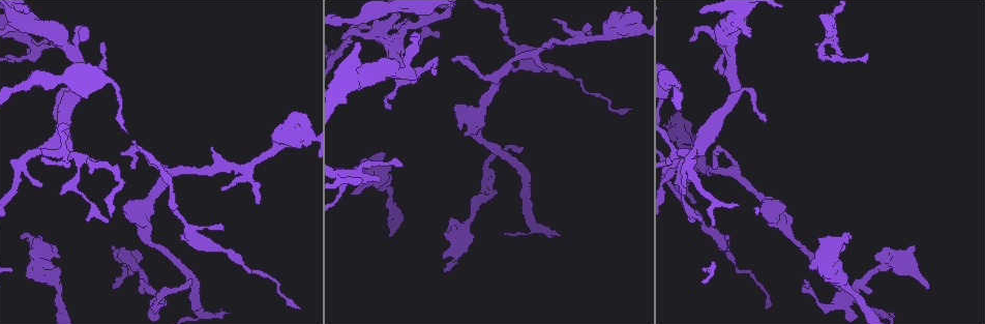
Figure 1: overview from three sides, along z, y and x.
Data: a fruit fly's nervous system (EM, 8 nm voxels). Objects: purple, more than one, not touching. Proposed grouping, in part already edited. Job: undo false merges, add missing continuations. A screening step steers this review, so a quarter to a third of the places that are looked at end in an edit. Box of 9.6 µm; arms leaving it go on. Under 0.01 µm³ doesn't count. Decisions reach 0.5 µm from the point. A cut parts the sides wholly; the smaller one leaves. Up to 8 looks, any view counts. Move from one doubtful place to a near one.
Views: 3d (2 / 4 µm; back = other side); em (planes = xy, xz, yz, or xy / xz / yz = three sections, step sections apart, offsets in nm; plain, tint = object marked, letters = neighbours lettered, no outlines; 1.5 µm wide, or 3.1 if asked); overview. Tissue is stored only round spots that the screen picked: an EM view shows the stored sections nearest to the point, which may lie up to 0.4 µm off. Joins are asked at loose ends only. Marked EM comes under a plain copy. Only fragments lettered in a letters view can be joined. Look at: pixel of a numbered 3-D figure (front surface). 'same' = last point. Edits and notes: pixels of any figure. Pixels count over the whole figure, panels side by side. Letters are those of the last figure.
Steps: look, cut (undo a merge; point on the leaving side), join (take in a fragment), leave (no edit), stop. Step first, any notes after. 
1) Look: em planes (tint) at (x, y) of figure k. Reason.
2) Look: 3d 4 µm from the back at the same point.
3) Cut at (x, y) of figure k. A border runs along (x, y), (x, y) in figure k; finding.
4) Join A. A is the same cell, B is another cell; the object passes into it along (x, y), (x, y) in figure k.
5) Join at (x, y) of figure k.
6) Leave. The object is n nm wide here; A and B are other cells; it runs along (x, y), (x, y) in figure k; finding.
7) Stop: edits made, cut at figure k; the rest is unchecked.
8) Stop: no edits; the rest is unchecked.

Look: 3d 2 µm at (849, 236) of figure 1. An open end.

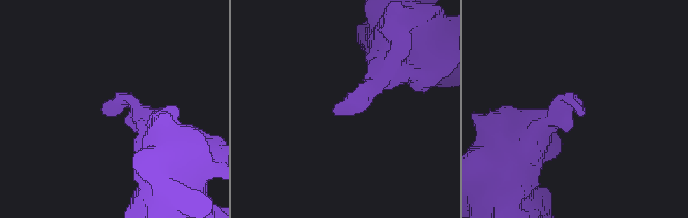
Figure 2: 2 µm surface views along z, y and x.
Look: em planes (letters) at (582, 111) of figure 2. Need the tissue.

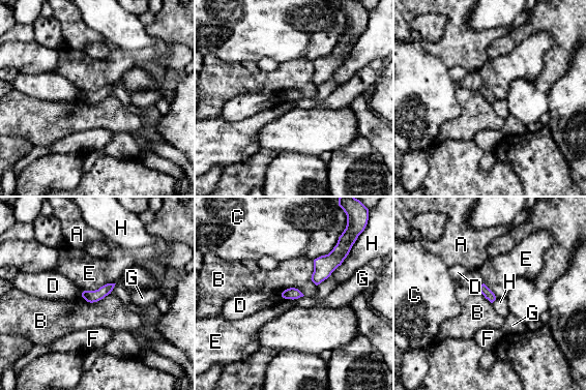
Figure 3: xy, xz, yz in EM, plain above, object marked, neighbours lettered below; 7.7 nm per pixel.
Leave. A, B, C, D, E, F, G and H are other cells; a border runs along (115, 282), (83, 292) in figure 3; no lettered fragment goes on from it.

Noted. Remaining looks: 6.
Look: em planes (tint) at (444, 271) of figure 1. Branch stops here.

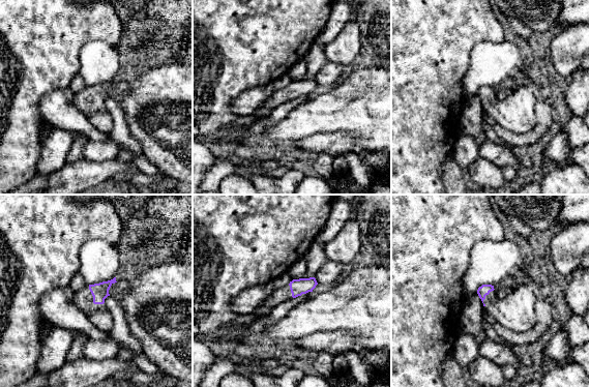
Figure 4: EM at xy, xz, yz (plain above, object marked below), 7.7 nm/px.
Look: em planes (letters) at the same point. What lies round it.

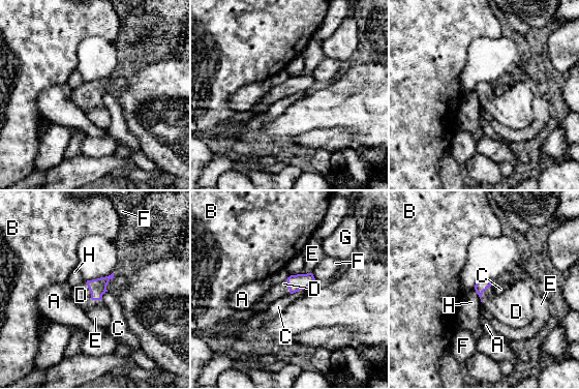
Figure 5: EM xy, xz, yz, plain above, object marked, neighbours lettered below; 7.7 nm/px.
Join D. D is the same cell, A, B, C, E, F, G and H are other cells; the object passes into it along (97, 287), (91, 294), (81, 295) in figure 5; it goes on there.

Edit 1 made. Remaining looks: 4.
Look: em planes (letters) at (544, 44) of figure 1. Free end.

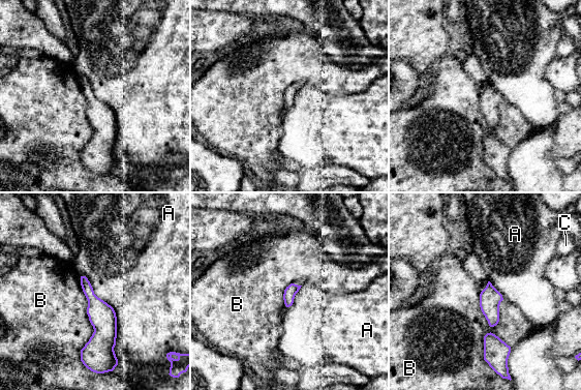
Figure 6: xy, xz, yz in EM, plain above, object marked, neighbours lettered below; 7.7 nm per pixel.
Leave. A, B and C are other cells; a border runs along (80, 276), (93, 371) in figure 6; no lettered fragment goes on from it.

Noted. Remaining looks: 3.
Stop: edits made, join at figure 5; the rest is unchecked.

